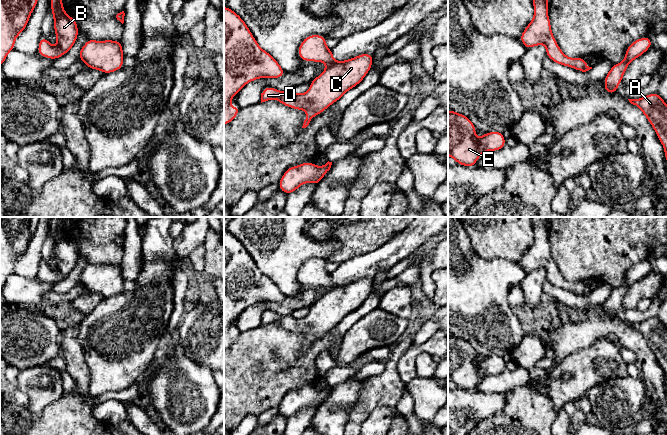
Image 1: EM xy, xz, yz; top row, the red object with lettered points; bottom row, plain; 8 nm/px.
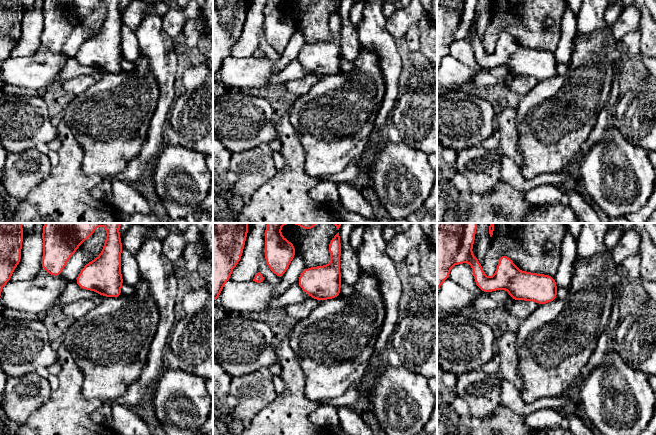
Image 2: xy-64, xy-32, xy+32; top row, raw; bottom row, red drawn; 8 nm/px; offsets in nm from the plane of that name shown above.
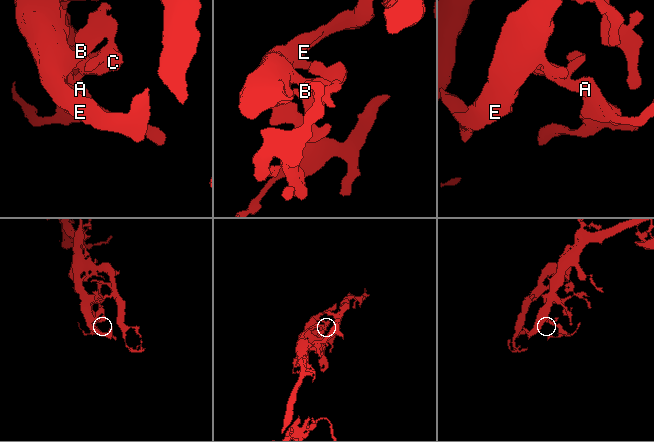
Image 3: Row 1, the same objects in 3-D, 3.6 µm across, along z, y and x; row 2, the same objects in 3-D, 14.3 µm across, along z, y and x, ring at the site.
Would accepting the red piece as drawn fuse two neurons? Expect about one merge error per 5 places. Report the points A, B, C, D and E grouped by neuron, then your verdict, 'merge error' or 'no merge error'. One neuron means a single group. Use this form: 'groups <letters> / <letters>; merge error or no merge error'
groups A B C D E; no merge error

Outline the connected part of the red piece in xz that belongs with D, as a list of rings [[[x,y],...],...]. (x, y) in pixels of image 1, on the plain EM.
[[[309,259],[298,272],[302,285],[321,285],[326,288],[325,295],[311,305],[307,316],[297,318],[292,313],[284,316],[266,310],[261,317],[261,327],[277,323],[287,331],[305,334],[307,340],[302,352],[306,352],[314,340],[357,310],[372,291],[373,279],[369,277],[342,286],[335,285],[332,274],[326,270],[326,263],[322,259]]]

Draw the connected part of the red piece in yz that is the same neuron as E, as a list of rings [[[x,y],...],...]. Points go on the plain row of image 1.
[[[448,334],[448,379],[456,387],[473,391],[486,375],[498,375],[506,370],[502,356],[485,357],[478,364],[475,359],[475,350],[468,341]]]

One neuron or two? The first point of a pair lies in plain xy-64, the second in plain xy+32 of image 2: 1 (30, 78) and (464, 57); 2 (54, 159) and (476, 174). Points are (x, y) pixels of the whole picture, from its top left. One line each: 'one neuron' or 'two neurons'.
1: two neurons
2: two neurons

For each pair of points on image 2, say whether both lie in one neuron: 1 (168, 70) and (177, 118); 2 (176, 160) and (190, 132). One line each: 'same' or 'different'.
1: different
2: different

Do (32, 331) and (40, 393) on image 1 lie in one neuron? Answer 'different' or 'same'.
same

